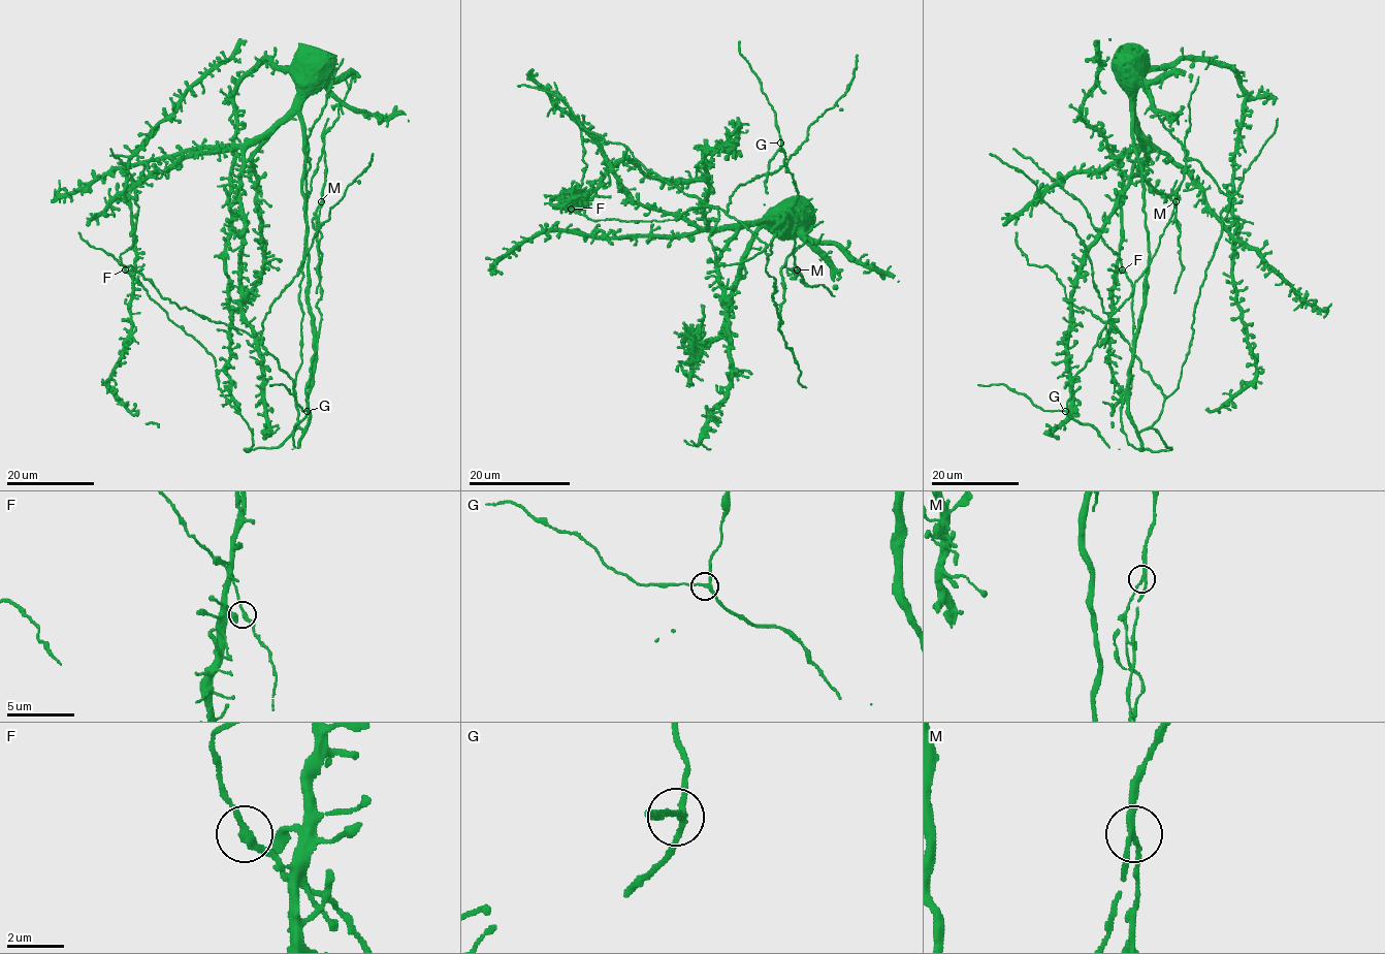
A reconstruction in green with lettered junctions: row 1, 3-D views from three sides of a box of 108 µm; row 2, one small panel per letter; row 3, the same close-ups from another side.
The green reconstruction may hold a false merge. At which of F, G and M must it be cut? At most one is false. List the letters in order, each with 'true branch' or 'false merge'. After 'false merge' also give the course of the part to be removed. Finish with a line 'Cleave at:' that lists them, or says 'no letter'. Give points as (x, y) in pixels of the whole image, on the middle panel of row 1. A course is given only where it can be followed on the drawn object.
F: true branch
G: true branch
M: false merge
Cleave at: M

